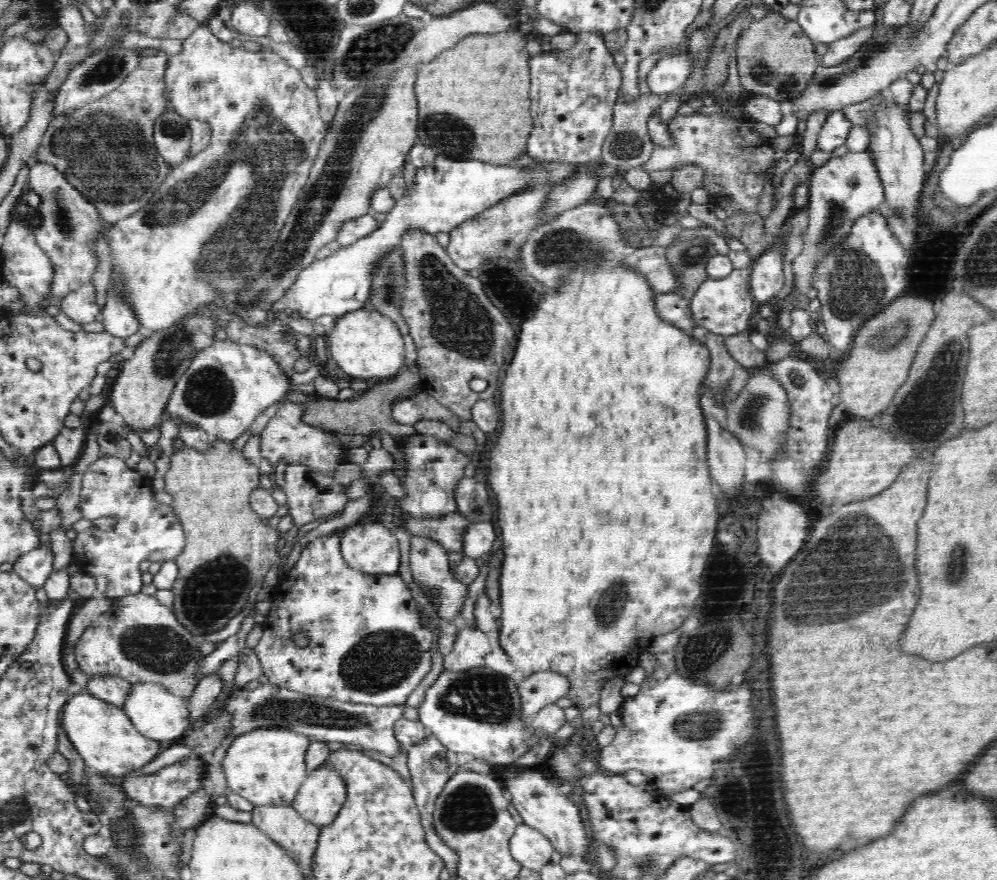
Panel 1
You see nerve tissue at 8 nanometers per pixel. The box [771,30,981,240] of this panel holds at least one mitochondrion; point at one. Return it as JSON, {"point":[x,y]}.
{"point":[872,52]}

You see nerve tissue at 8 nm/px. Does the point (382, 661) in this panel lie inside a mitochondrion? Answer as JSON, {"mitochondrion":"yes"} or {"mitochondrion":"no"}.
{"mitochondrion":"yes"}

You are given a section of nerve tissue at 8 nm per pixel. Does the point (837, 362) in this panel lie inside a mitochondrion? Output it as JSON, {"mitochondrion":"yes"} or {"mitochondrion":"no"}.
{"mitochondrion":"no"}

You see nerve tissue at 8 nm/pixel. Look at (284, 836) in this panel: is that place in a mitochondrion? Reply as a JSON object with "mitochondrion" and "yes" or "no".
{"mitochondrion":"no"}

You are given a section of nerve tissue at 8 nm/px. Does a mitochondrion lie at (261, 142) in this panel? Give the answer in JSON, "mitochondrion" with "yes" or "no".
{"mitochondrion":"yes"}

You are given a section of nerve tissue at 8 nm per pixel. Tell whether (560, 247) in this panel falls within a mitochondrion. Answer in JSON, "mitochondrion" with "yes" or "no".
{"mitochondrion":"yes"}

